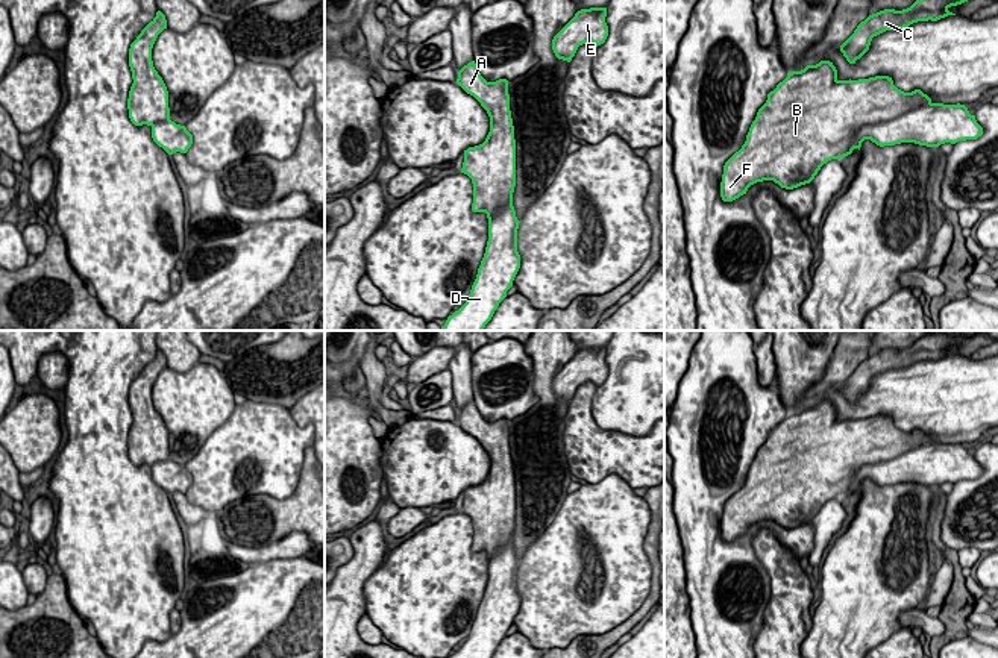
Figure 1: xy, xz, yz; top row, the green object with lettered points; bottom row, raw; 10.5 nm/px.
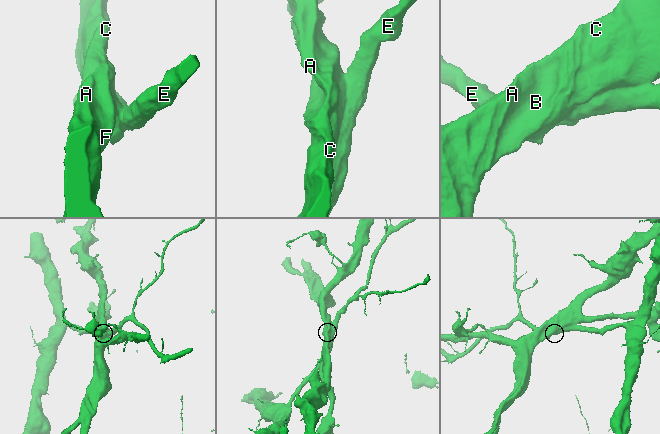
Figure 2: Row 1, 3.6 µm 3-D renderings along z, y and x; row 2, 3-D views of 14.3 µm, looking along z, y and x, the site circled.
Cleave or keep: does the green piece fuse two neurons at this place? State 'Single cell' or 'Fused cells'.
Fused cells

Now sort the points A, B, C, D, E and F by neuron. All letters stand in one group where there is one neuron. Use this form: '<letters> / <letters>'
A B C F / D E

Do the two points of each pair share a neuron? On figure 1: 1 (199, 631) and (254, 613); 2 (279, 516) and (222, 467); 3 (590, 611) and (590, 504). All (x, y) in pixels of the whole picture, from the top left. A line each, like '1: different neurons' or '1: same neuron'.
1: same neuron
2: different neurons
3: same neuron

